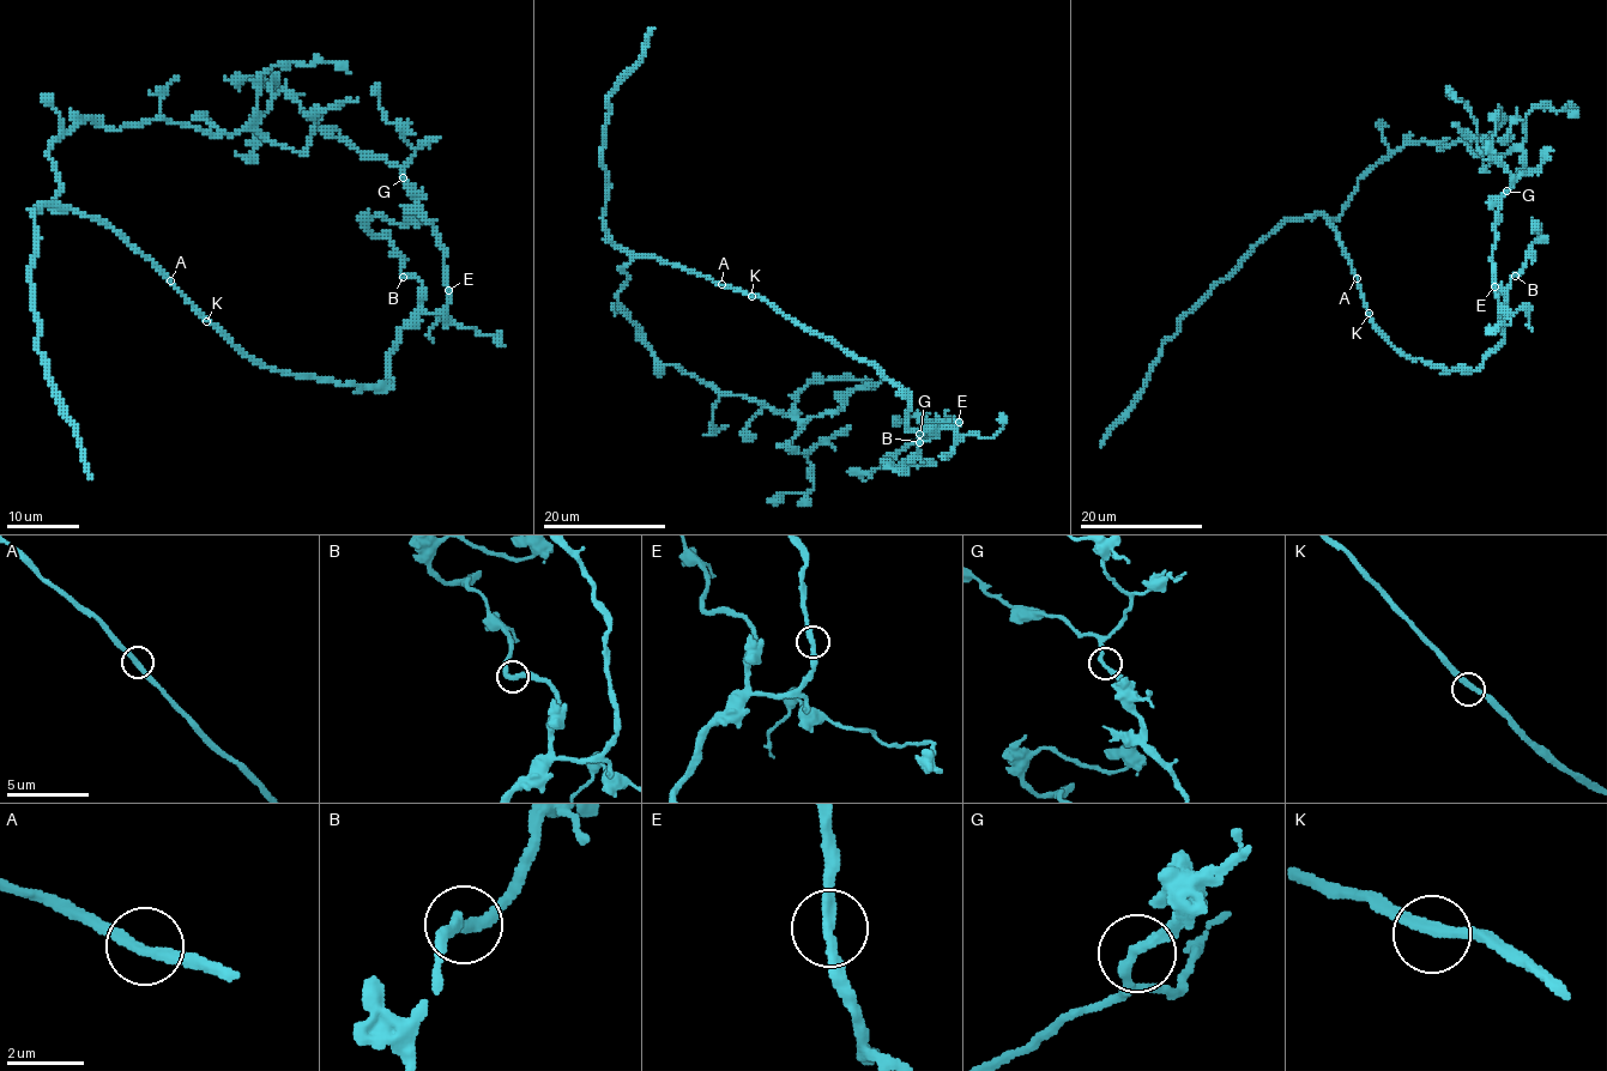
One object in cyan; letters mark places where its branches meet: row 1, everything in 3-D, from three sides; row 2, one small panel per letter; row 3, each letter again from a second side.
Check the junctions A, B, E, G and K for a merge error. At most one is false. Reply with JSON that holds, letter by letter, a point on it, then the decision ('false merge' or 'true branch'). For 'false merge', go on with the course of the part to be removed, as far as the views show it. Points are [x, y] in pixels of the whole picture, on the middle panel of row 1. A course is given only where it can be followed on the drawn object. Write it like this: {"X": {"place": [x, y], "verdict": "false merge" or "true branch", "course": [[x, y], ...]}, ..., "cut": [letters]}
{"A": {"place": [722, 284], "verdict": "true branch"}, "B": {"place": [919, 442], "verdict": "true branch"}, "E": {"place": [959, 422], "verdict": "true branch"}, "G": {"place": [919, 434], "verdict": "true branch"}, "K": {"place": [751, 296], "verdict": "true branch"}, "cut": []}

